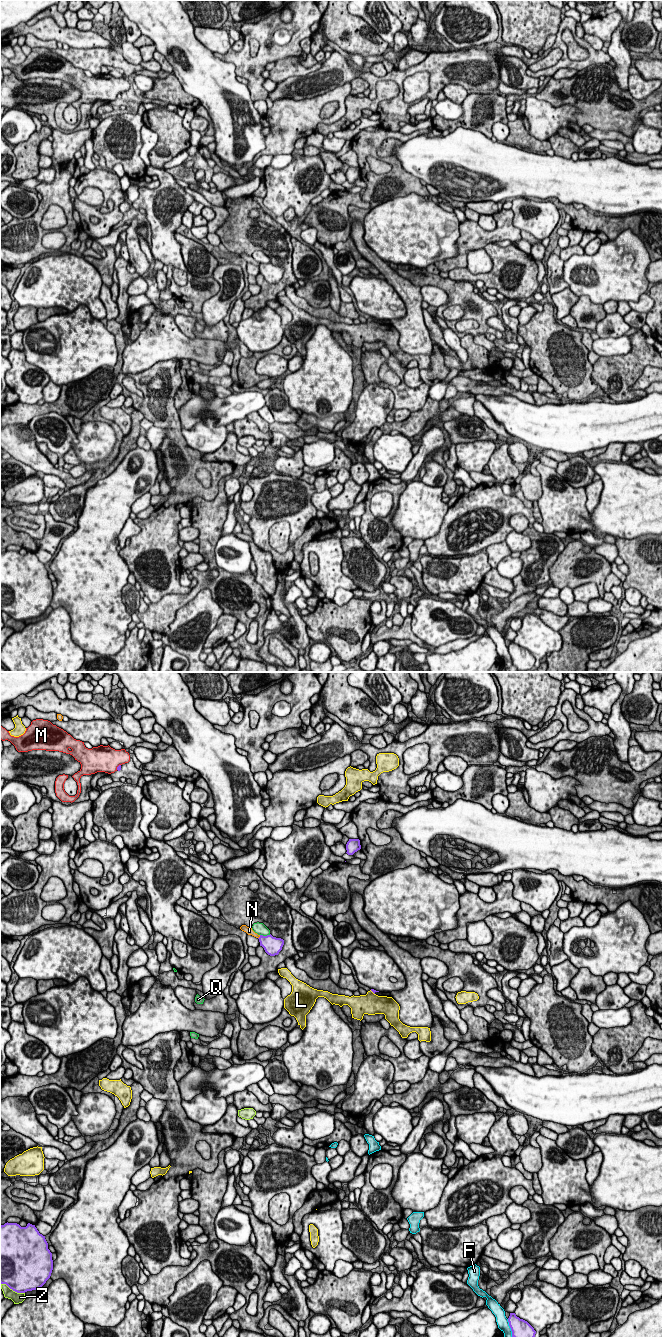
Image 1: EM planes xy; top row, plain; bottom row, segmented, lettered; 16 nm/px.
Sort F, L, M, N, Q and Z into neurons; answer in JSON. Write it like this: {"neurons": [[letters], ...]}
{"neurons": [["F"], ["L"], ["M"], ["N"], ["Q"], ["Z"]]}

